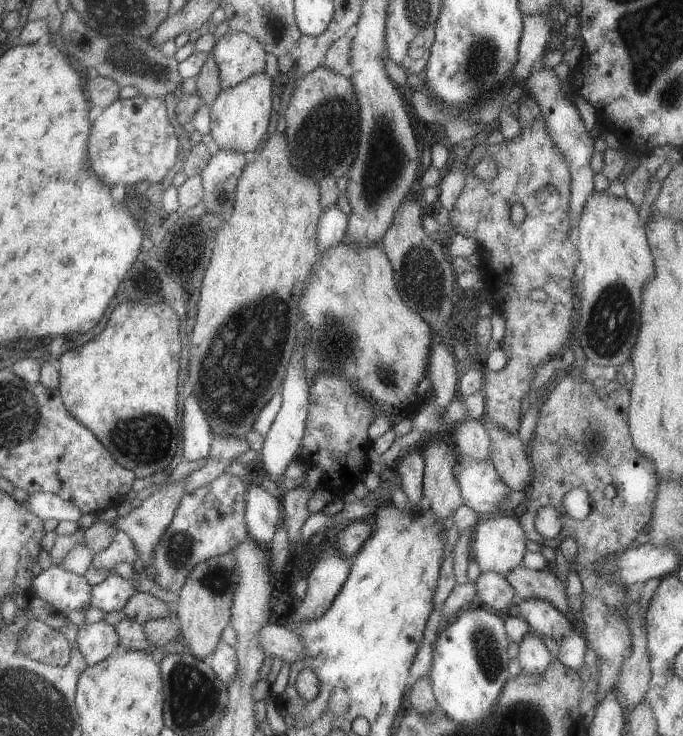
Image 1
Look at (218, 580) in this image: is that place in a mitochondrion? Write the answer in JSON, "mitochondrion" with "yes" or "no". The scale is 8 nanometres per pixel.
{"mitochondrion":"yes"}

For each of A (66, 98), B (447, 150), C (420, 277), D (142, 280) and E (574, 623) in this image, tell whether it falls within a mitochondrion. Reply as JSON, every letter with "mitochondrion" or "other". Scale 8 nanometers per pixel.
{"A":"other","B":"other","C":"mitochondrion","D":"other","E":"other"}

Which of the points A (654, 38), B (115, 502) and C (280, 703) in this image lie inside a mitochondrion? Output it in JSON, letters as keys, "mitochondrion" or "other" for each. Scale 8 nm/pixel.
{"A":"mitochondrion","B":"other","C":"other"}

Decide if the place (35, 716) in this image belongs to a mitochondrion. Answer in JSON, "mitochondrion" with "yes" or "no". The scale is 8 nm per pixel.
{"mitochondrion":"yes"}

